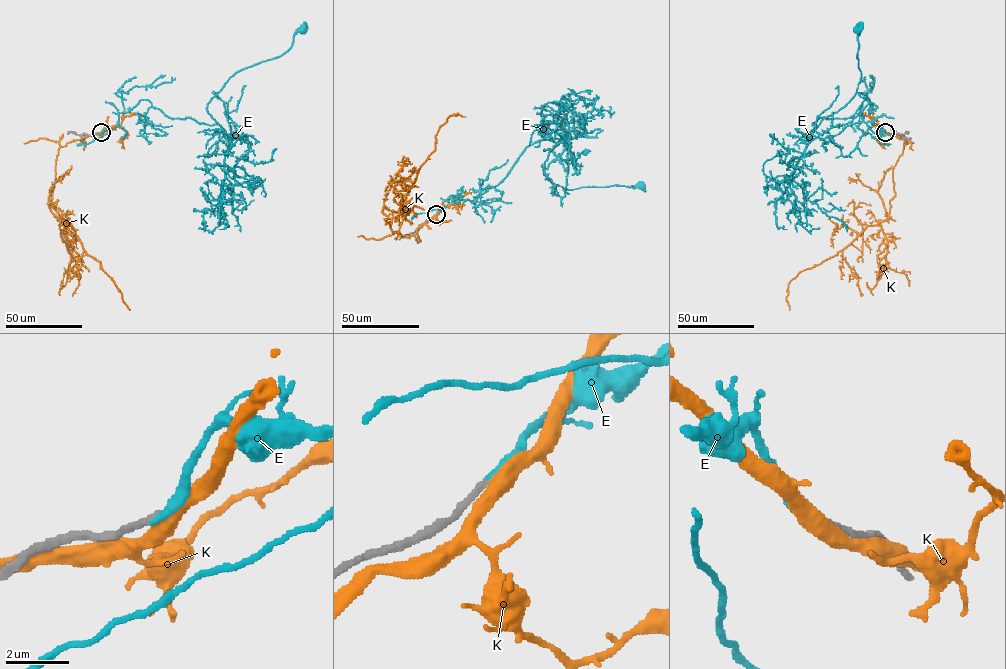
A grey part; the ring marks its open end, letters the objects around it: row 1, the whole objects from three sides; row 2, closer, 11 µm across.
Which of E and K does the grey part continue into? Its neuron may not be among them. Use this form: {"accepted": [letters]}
{"accepted": ["E"]}

